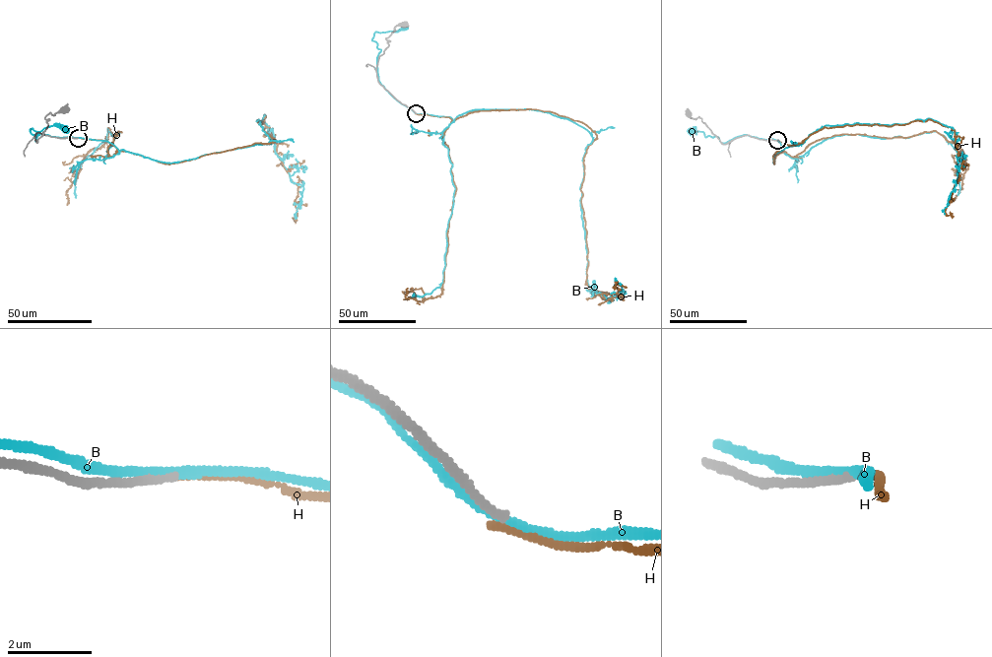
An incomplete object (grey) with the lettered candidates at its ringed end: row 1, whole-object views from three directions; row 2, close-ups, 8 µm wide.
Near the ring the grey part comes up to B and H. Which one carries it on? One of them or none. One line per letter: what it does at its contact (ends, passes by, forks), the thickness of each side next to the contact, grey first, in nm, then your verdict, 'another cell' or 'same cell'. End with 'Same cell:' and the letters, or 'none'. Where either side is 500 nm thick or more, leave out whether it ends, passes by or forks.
B: it passes by | 280/200 nm | another cell
H: it ends | 200/200 nm | another cell
Same cell: none

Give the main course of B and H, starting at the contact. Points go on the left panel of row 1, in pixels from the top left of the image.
B: (76, 138), (37, 132), (35, 141), (39, 134), (31, 132), (53, 125), (65, 128)
H: (78, 138), (174, 164), (275, 141), (257, 121), (265, 115), (276, 154), (297, 186), (295, 216)

